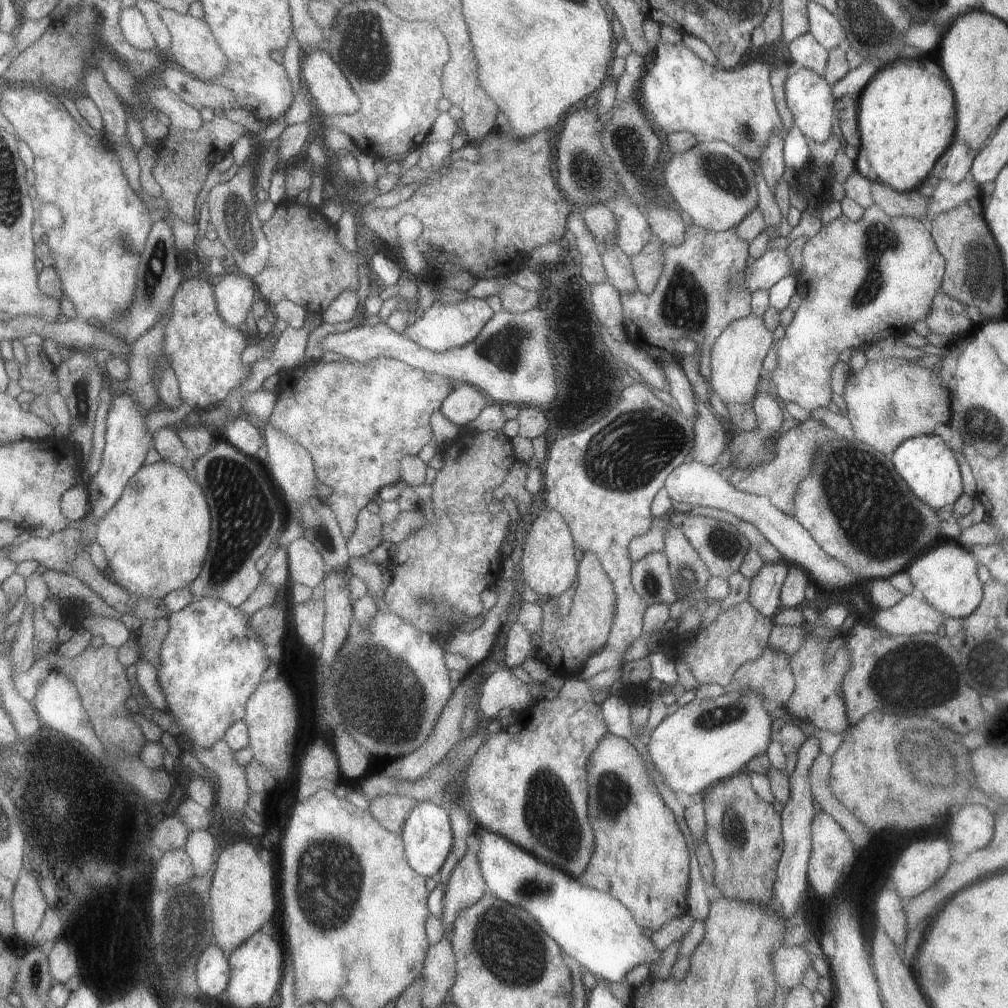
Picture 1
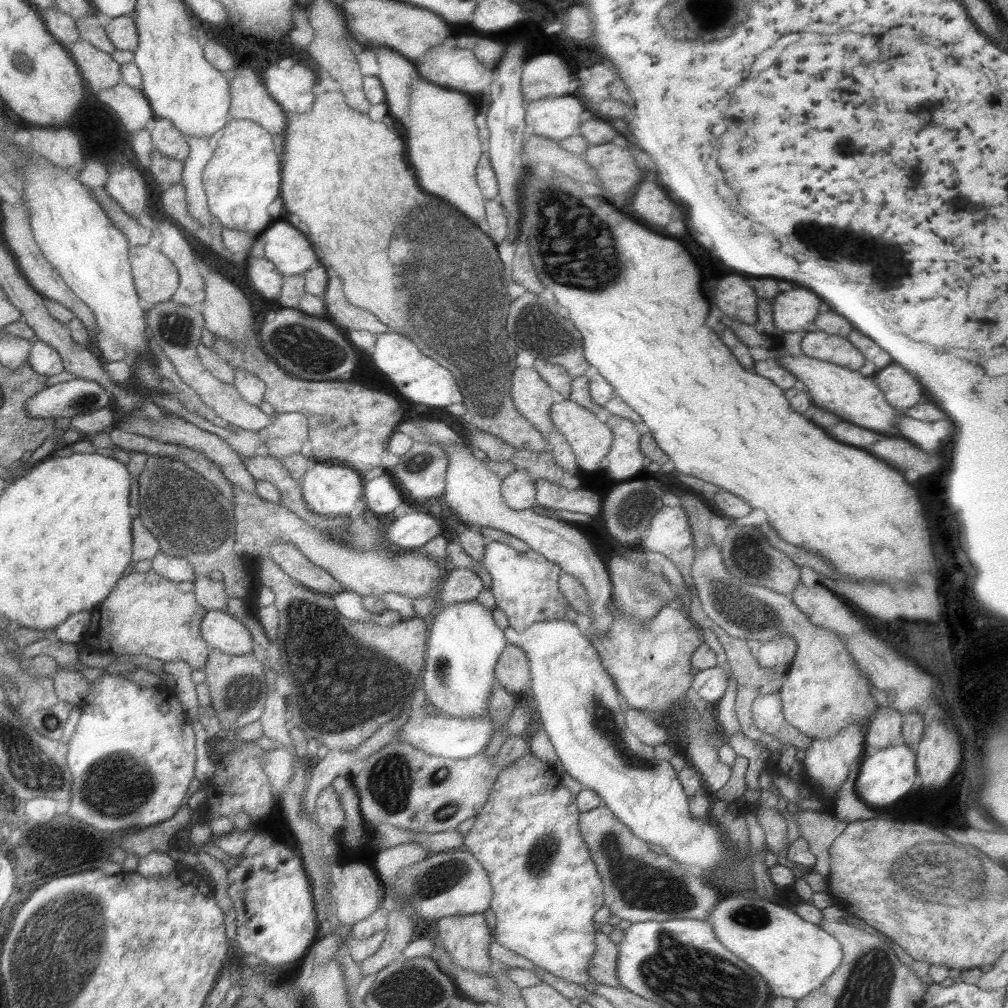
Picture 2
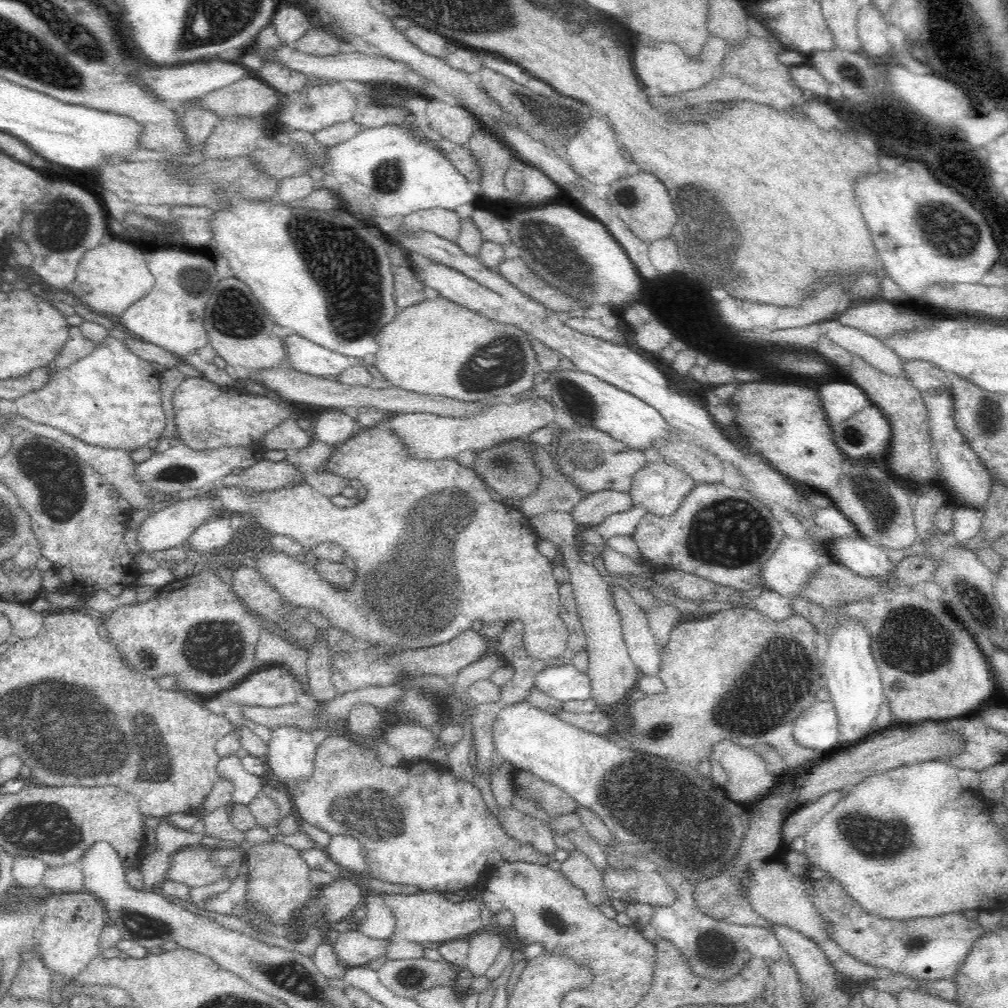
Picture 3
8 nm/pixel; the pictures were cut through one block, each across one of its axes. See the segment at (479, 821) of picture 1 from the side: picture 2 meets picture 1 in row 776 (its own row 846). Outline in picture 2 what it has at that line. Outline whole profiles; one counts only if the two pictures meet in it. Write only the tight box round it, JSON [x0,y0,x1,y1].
[463,754,603,992]

